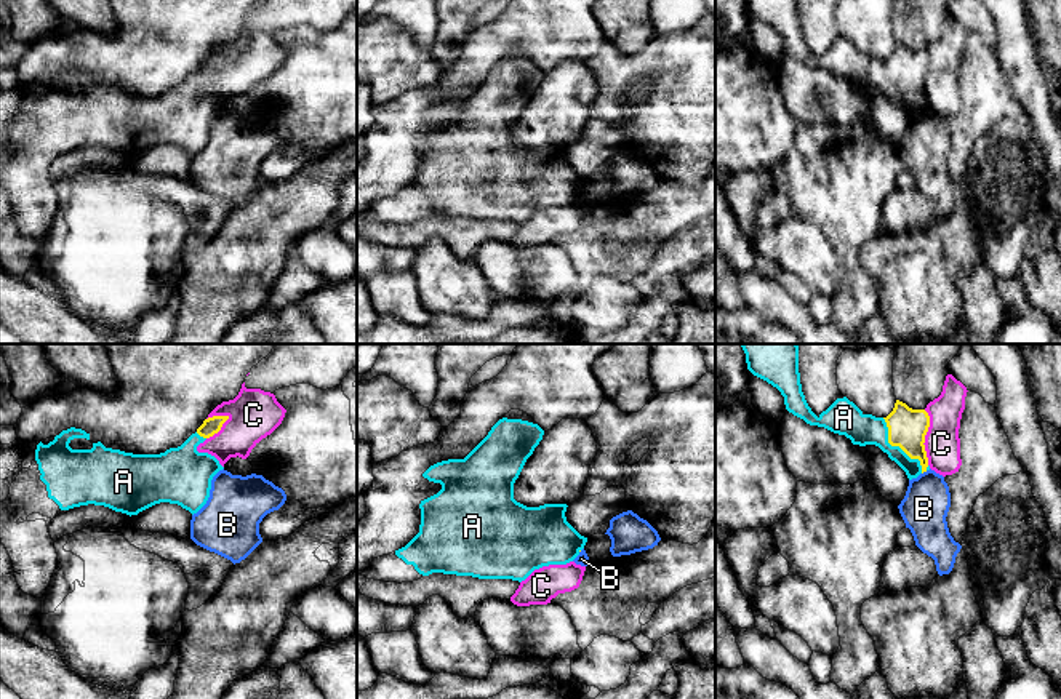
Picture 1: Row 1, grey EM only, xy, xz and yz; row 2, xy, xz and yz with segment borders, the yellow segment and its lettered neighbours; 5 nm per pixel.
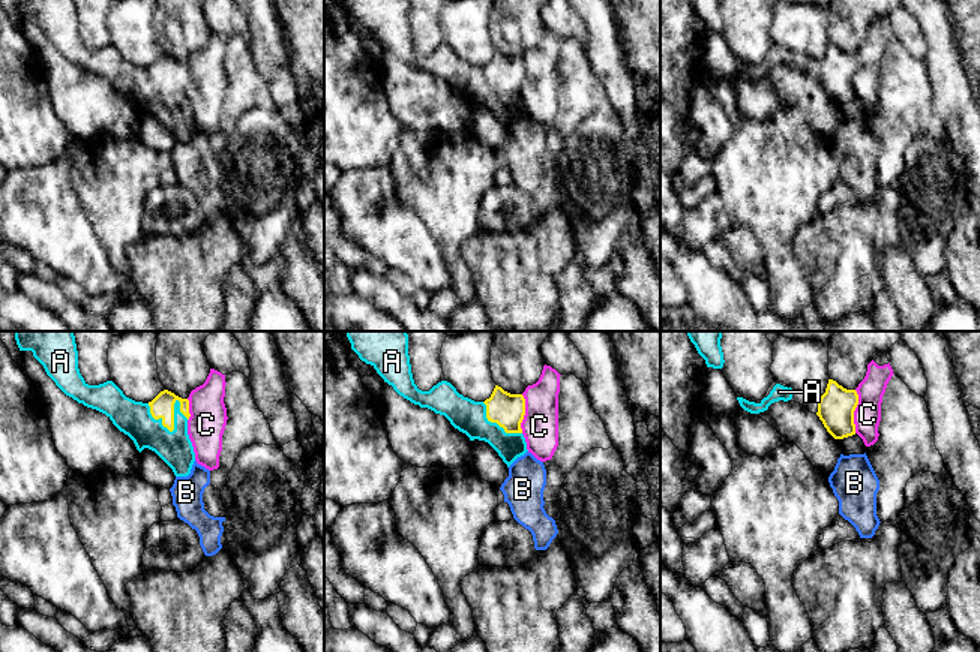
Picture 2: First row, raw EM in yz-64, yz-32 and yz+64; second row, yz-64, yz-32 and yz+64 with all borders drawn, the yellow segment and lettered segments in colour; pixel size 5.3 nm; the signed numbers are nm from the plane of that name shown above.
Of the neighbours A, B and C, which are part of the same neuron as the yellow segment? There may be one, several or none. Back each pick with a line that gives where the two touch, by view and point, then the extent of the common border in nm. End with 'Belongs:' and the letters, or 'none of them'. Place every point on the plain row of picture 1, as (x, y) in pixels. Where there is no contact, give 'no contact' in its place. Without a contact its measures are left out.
A: contact yz (898, 87); length 340 nm
Belongs: A

